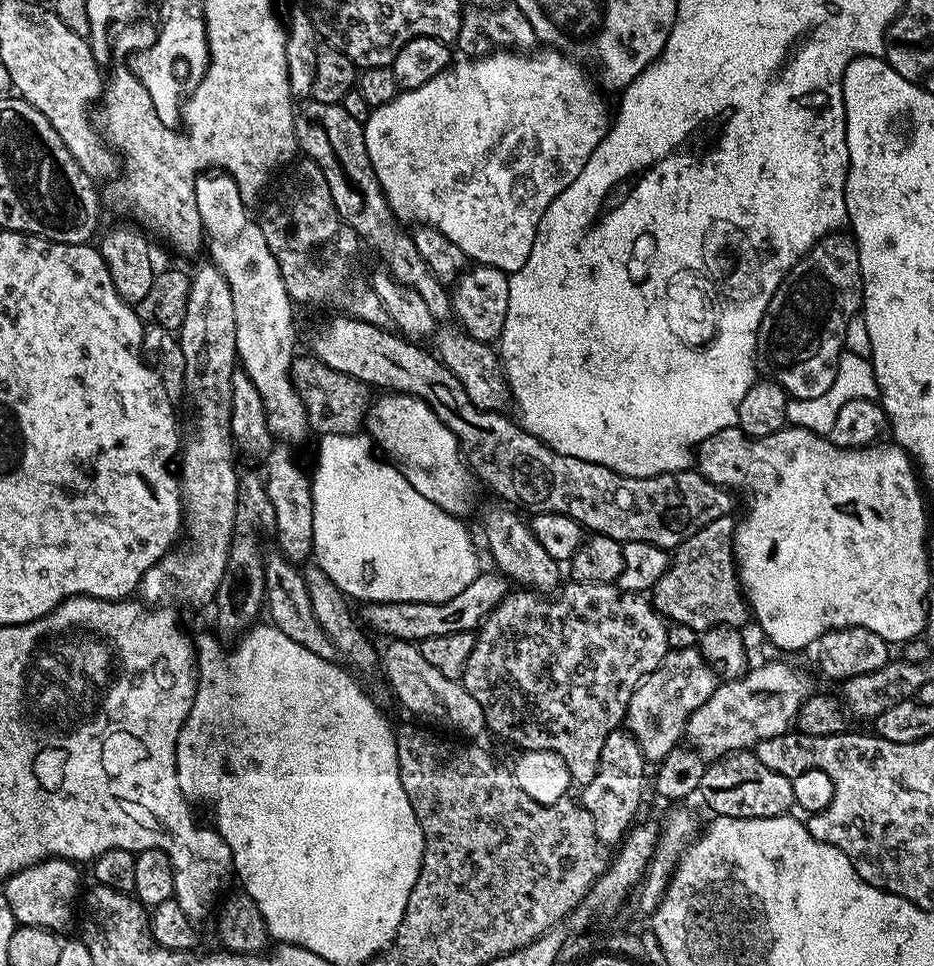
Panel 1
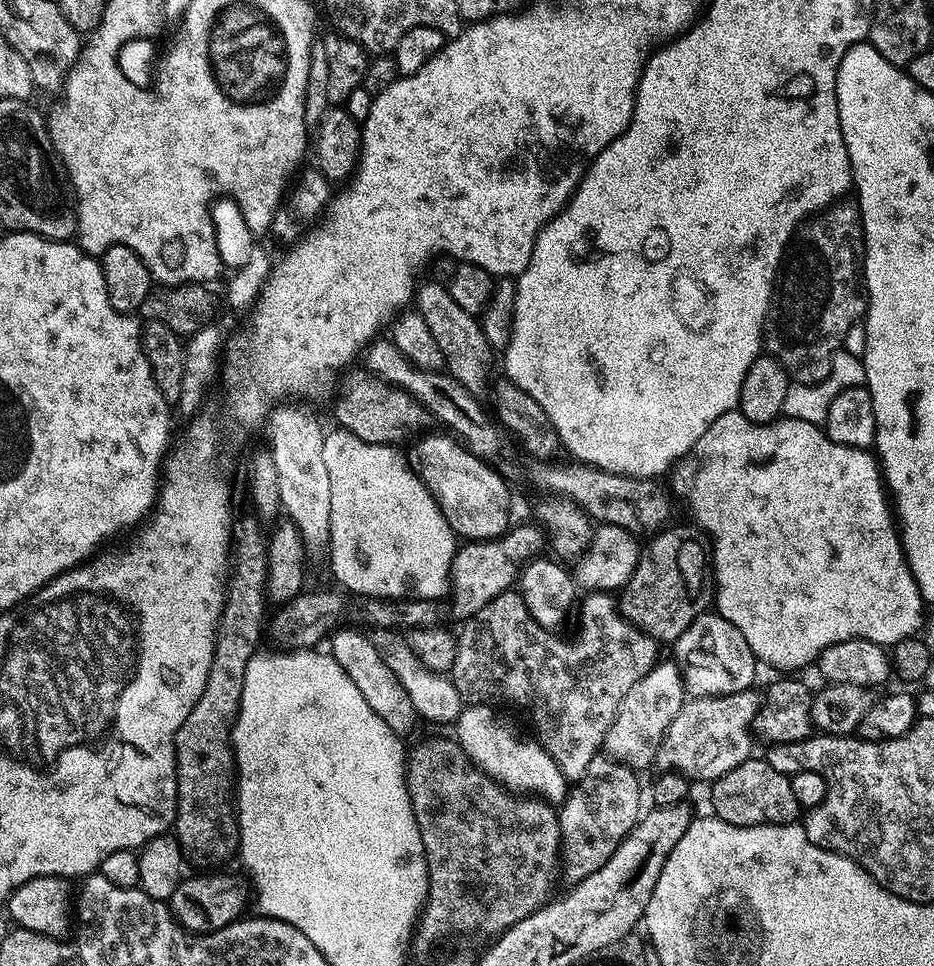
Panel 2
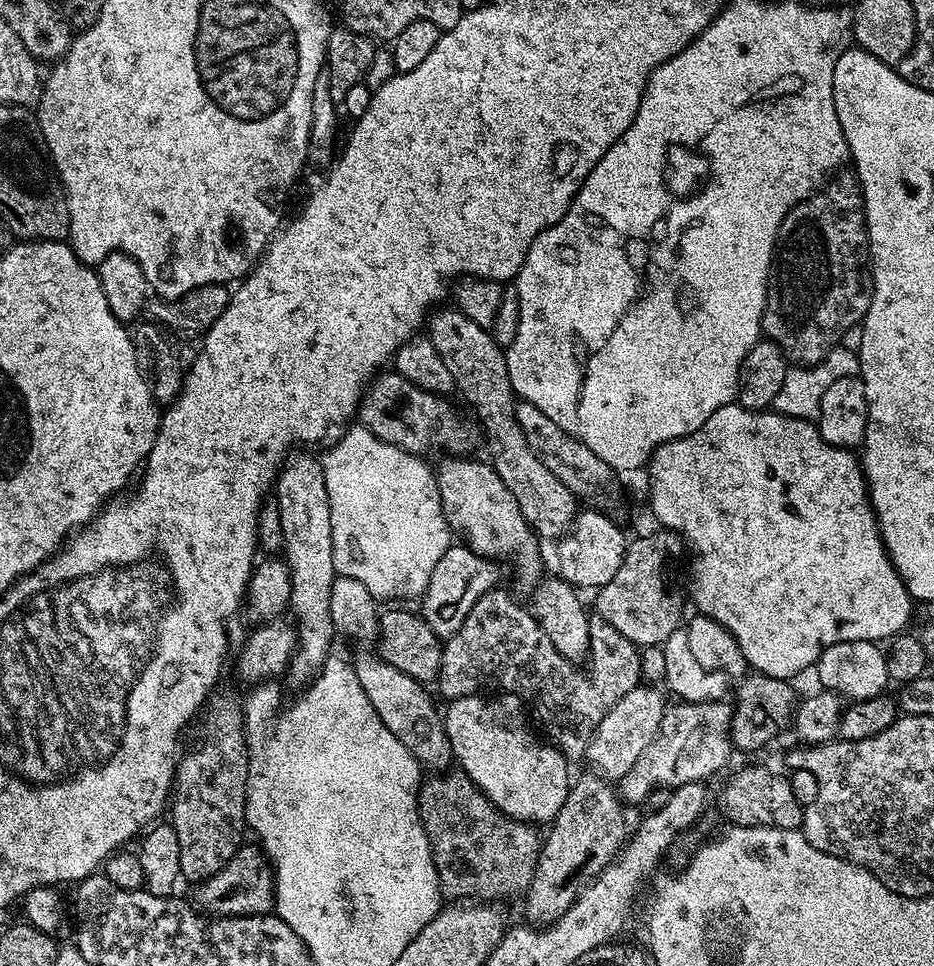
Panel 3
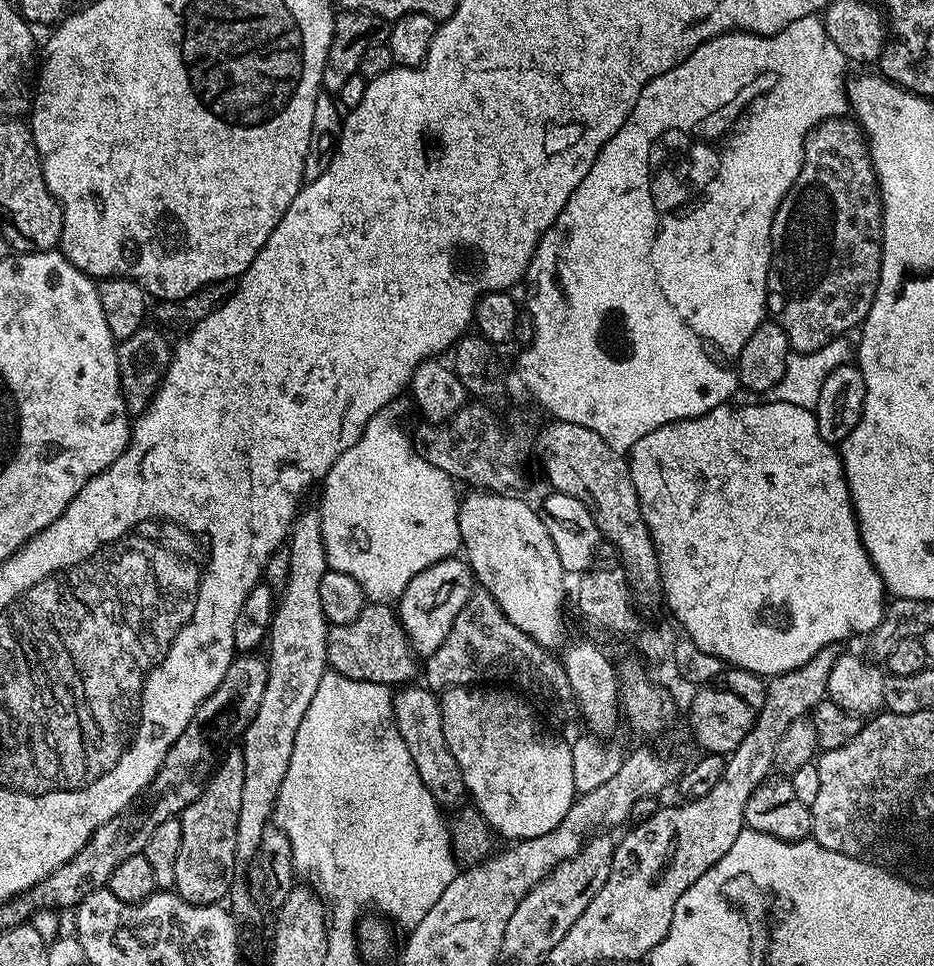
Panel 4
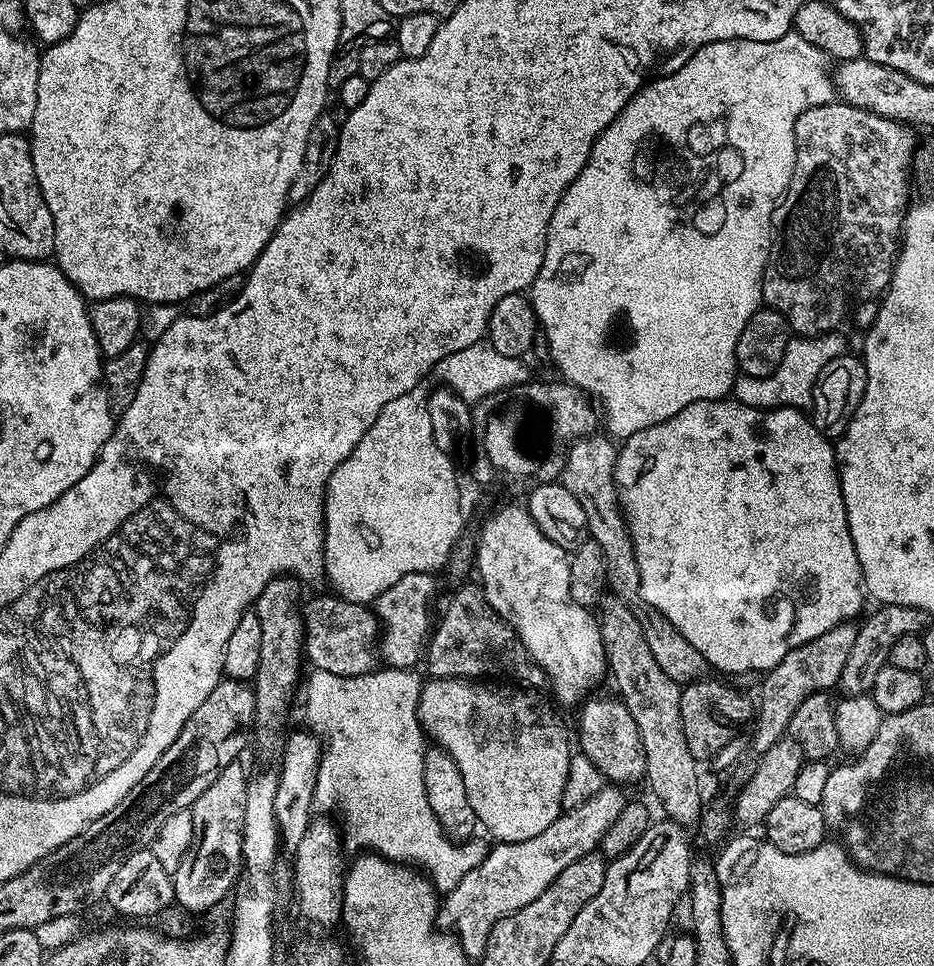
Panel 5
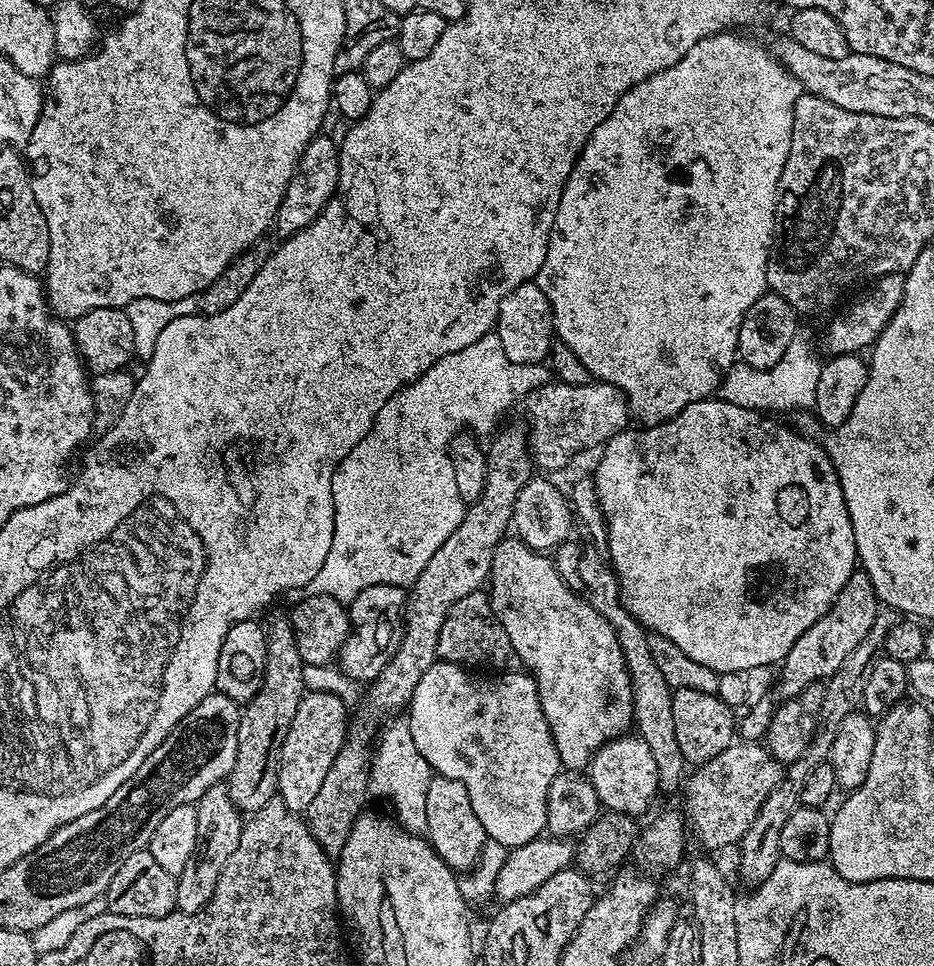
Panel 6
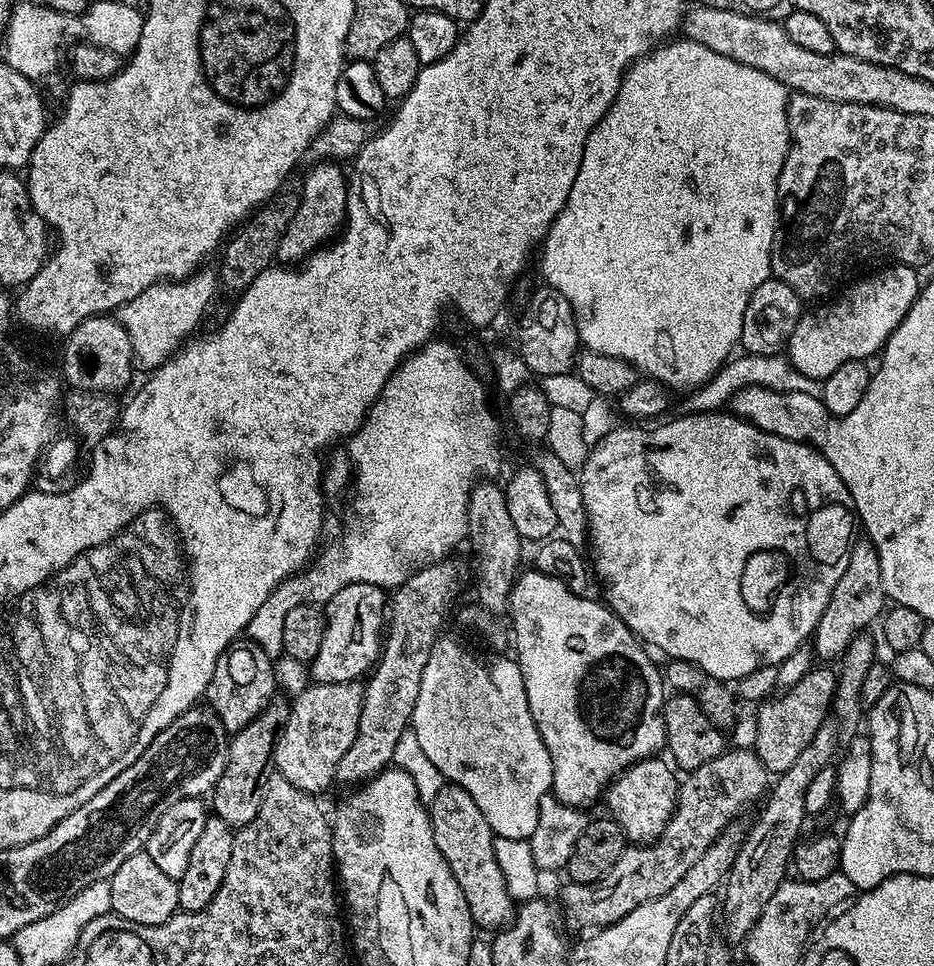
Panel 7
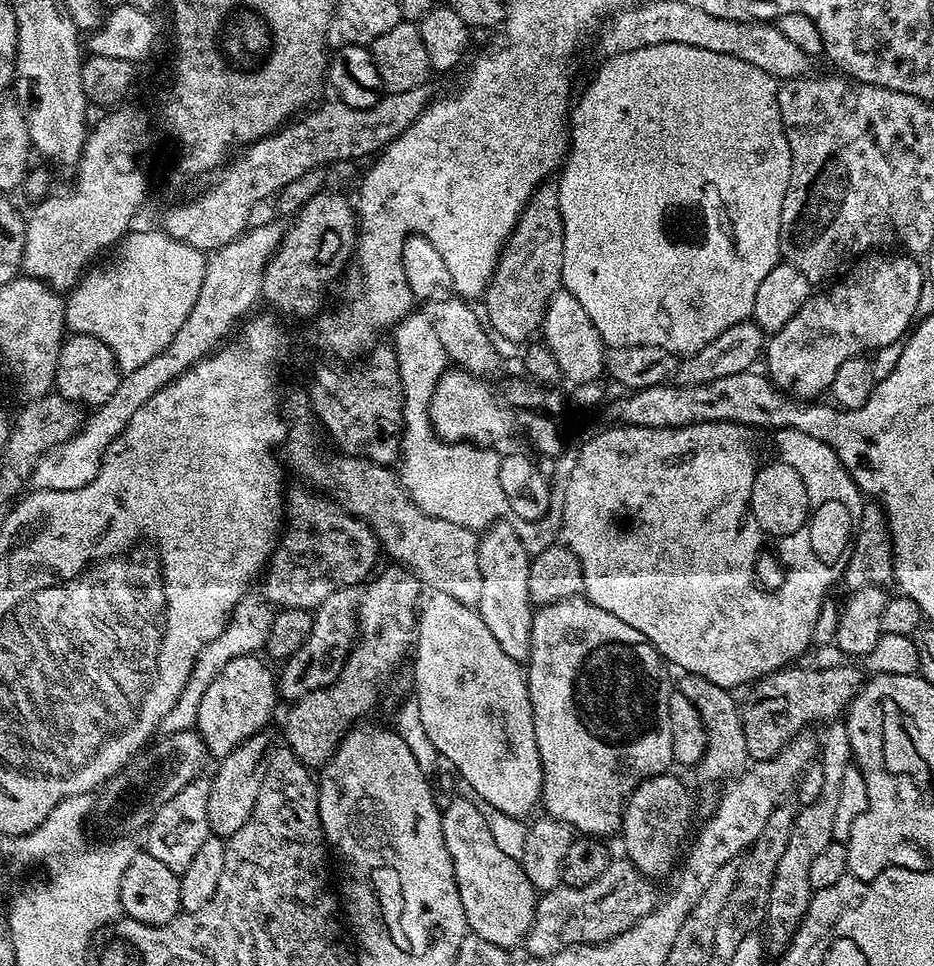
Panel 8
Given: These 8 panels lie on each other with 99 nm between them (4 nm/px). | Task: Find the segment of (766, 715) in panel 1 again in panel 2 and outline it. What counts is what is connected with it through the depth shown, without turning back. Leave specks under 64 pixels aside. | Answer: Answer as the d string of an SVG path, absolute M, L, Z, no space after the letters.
M756 690L726 694L725 696L698 696L685 699L678 718L670 722L664 741L656 755L656 764L661 769L681 772L689 781L719 780L734 766L753 755L753 725L760 712L762 696Z

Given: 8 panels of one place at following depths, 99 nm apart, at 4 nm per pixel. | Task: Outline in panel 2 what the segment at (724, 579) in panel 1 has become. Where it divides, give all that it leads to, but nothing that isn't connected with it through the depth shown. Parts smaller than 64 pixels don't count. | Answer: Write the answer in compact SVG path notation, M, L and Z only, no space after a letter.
M665 527L655 533L647 541L646 547L641 551L640 561L630 582L624 585L618 603L621 611L632 624L636 624L643 632L650 634L658 642L675 642L694 622L698 615L698 607L704 599L709 599L714 584L711 579L703 580L696 576L688 588L688 580L680 569L680 556L688 556L688 568L692 572L700 572L710 560L710 540L699 527L672 528Z

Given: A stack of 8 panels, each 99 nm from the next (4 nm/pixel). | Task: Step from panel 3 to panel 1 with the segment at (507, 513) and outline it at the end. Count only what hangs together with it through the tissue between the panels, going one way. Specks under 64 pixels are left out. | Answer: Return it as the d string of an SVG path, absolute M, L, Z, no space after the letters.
M392 391L378 396L377 400L375 397L369 403L366 417L366 432L373 445L383 453L389 464L395 464L406 482L410 482L410 486L414 486L422 498L430 498L430 502L446 510L446 514L468 518L478 481L464 461L455 434L418 396Z

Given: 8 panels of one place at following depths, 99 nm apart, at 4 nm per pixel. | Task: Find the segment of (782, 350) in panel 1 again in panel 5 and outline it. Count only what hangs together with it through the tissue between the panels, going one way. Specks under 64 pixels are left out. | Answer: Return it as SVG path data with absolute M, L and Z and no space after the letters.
M833 102L831 104L813 104L798 116L794 122L794 138L796 139L796 169L784 197L776 206L772 215L772 245L768 255L768 265L764 271L763 303L784 316L789 329L796 336L824 336L827 332L835 332L841 326L844 315L851 313L857 304L866 300L876 300L892 281L892 268L896 264L898 249L902 243L904 215L908 213L908 171L912 168L912 151L916 148L916 140L912 137L913 129L909 125L868 112L864 108L856 108L852 104Z

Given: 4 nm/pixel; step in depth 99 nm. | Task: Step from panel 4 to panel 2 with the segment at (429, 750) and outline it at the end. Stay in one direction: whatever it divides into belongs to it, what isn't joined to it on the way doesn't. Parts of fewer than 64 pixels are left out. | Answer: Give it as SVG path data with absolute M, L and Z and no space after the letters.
M337 627L331 633L330 654L338 662L338 666L342 666L342 670L350 678L350 682L354 682L354 686L358 686L362 698L366 698L366 702L370 702L377 720L386 722L386 726L390 726L390 730L394 730L397 734L405 734L404 732L410 731L416 722L418 723L418 715L411 704L410 696L406 694L406 690L394 676L393 671L387 668L385 662L382 662L381 655L375 650L371 639L367 635L363 636L362 633L355 632L352 628L344 627Z

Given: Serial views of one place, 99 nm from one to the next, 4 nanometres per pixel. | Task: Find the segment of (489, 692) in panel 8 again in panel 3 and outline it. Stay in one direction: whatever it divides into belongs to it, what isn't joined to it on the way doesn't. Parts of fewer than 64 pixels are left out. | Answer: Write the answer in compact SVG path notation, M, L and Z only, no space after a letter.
M484 694L463 696L447 705L446 727L455 763L483 790L486 798L498 806L498 810L515 820L555 820L568 797L569 761L537 735L526 715L525 705L517 696L489 696L492 696L489 700Z

